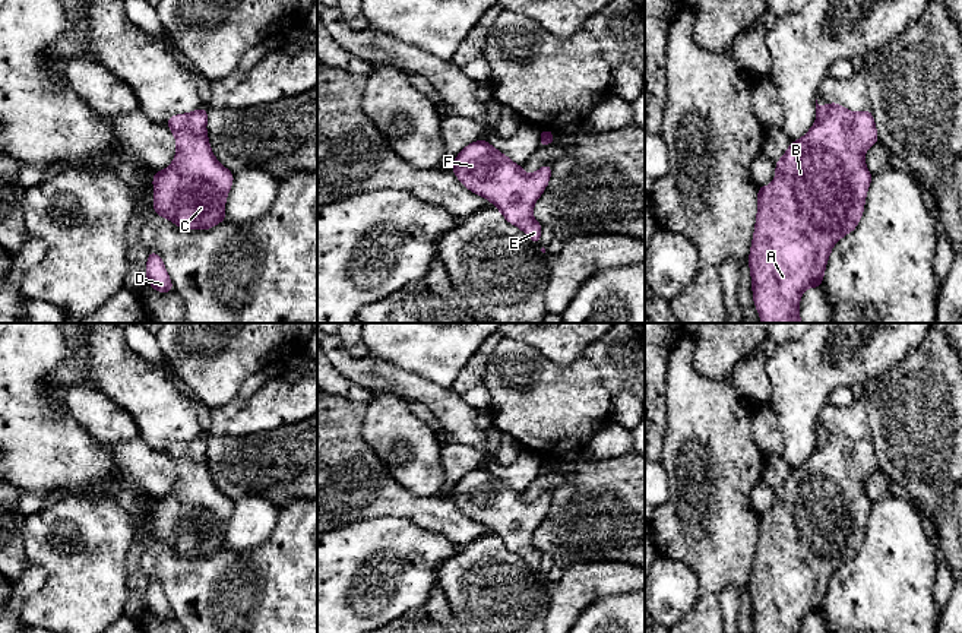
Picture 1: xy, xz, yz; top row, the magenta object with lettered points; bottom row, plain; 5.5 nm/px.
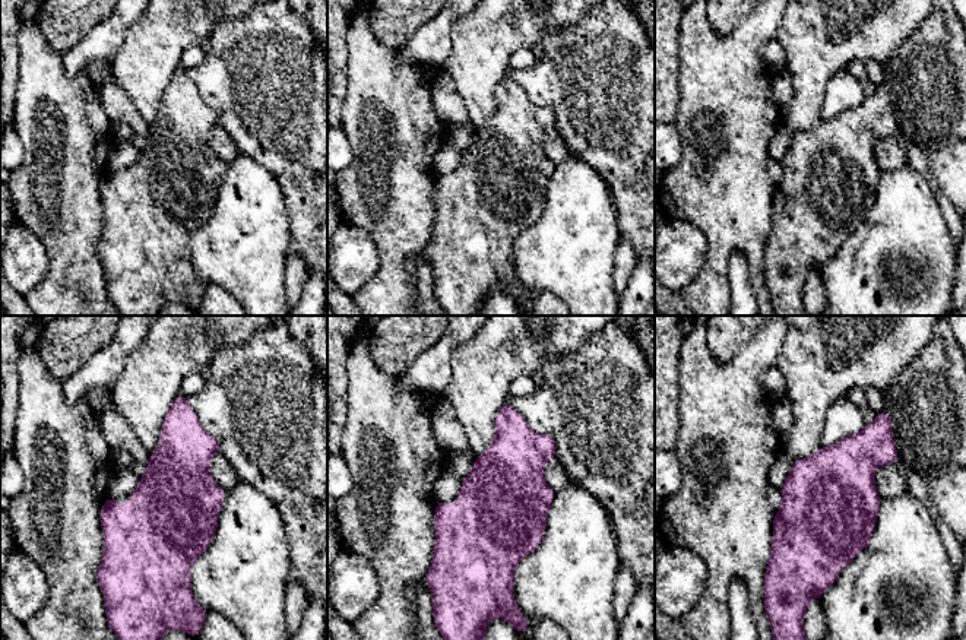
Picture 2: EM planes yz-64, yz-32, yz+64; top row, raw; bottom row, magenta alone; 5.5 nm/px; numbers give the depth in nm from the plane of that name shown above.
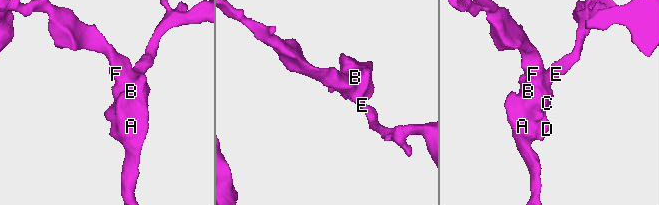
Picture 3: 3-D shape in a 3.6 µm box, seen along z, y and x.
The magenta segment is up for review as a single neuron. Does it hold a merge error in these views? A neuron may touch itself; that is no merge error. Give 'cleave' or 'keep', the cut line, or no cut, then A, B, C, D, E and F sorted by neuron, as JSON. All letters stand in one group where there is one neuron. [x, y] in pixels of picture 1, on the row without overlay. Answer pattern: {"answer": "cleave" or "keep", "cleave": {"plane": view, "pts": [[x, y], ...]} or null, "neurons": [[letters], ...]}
{"answer": "keep", "cleave": null, "neurons": [["A", "B", "C", "D", "E", "F"]]}

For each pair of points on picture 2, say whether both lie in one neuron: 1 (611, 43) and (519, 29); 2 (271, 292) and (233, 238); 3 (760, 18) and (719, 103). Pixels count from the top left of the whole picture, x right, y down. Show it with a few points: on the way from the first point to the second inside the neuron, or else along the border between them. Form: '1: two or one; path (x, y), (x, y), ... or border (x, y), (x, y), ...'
1: two; border (577, 22), (561, 29), (548, 31), (539, 44)
2: one; path (257, 279), (243, 252)
3: one; path (747, 38), (724, 82)

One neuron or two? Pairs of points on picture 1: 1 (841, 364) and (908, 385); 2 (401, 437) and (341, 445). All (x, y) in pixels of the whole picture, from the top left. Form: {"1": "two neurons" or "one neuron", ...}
{"1": "two neurons", "2": "two neurons"}

